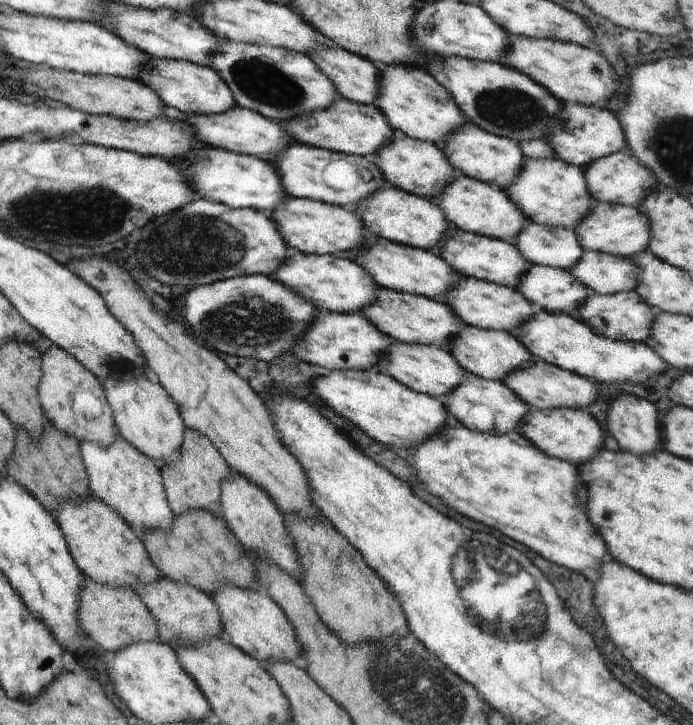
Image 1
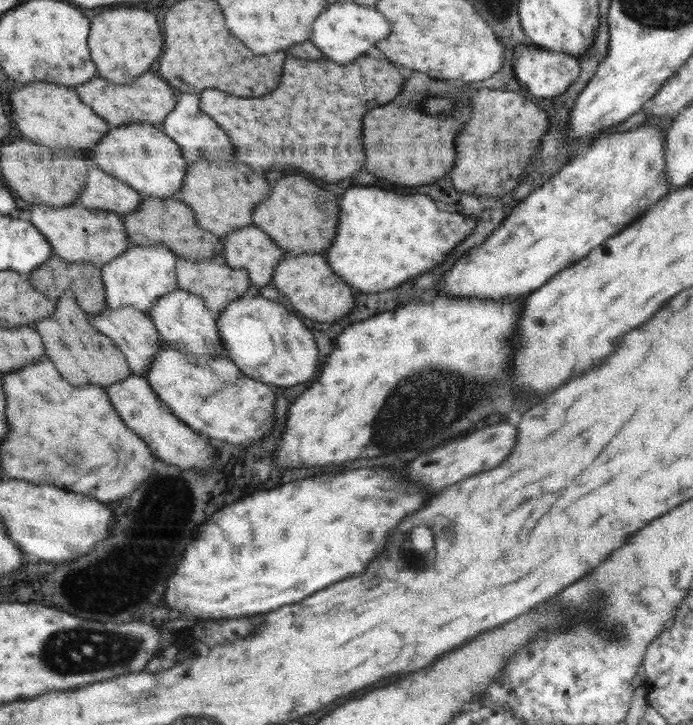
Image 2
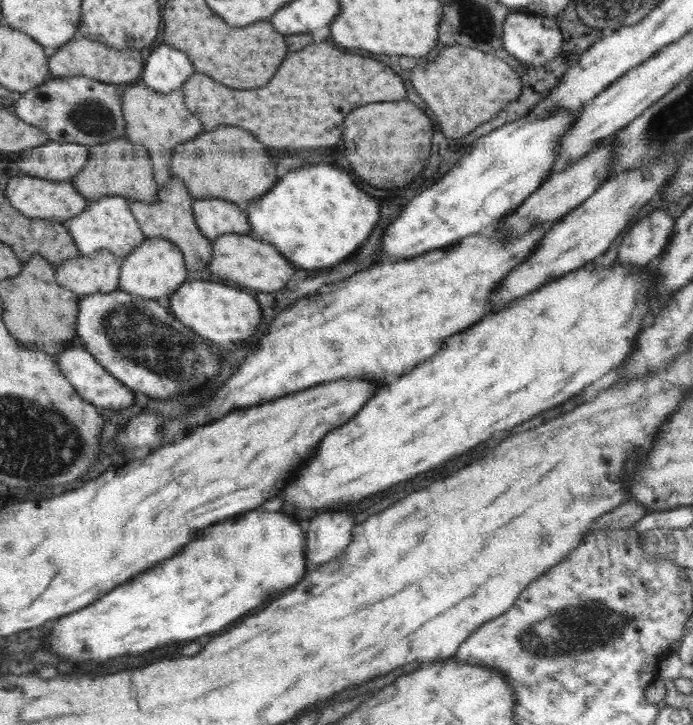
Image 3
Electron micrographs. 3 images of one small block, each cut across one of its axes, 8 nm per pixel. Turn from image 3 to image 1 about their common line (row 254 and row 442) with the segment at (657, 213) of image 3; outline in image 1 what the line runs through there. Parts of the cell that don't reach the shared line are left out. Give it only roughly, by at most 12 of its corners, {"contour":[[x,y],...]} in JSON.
{"contour":[[620,394],[607,410],[622,450],[650,456],[660,448],[654,404]]}

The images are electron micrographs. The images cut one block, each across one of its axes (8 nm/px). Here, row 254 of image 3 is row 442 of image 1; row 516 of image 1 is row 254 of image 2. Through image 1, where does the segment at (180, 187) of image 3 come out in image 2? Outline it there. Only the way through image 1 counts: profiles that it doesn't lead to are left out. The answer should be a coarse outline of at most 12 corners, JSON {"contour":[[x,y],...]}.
{"contour":[[222,253],[209,260],[176,254],[177,286],[201,296],[214,315],[248,295],[245,268]]}

